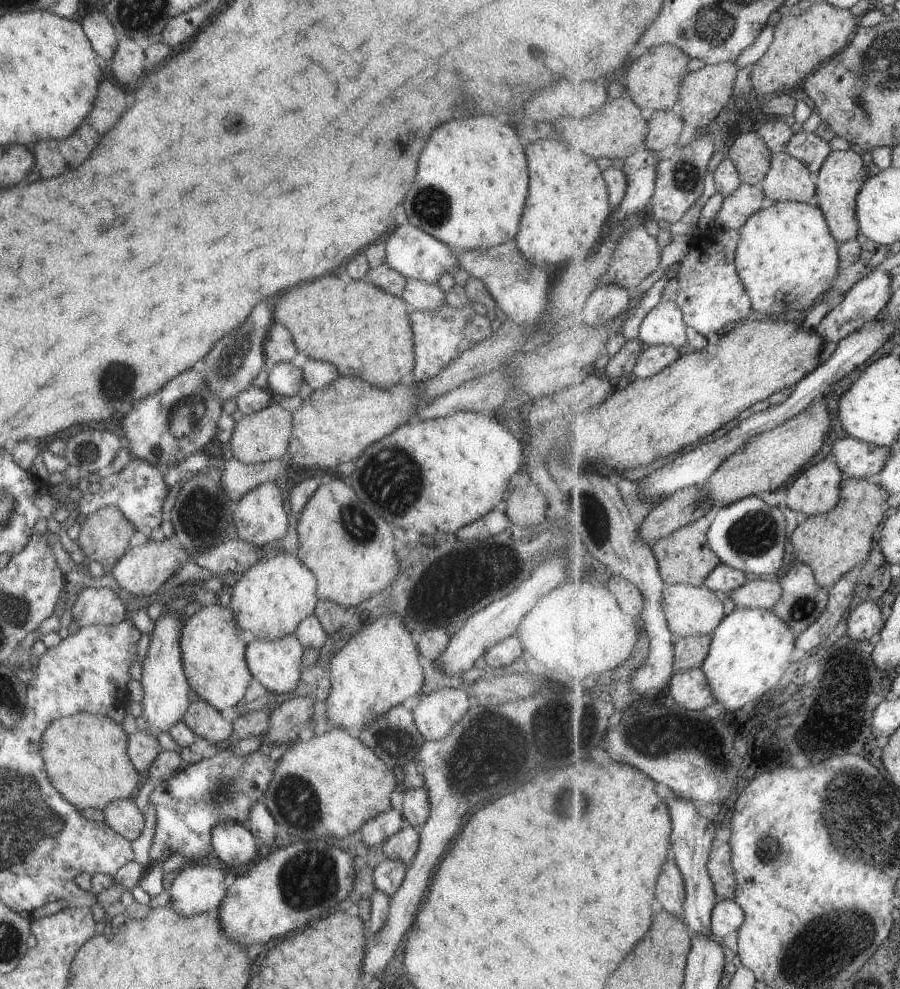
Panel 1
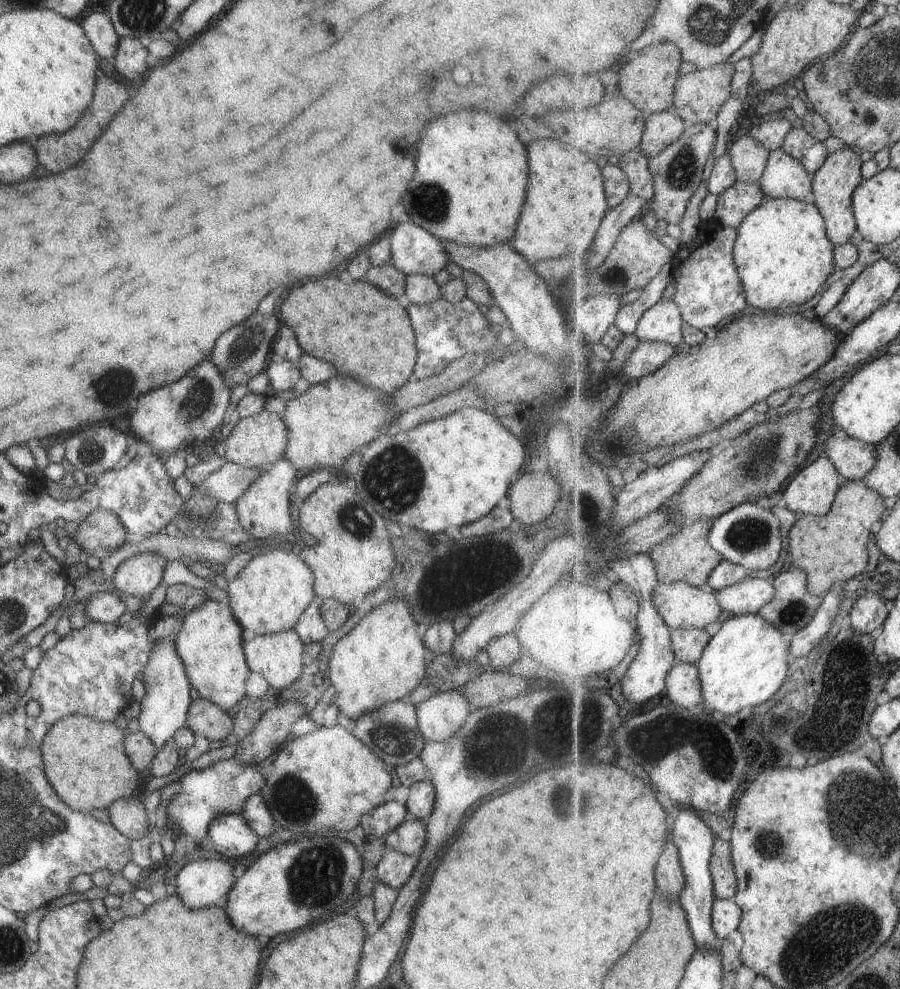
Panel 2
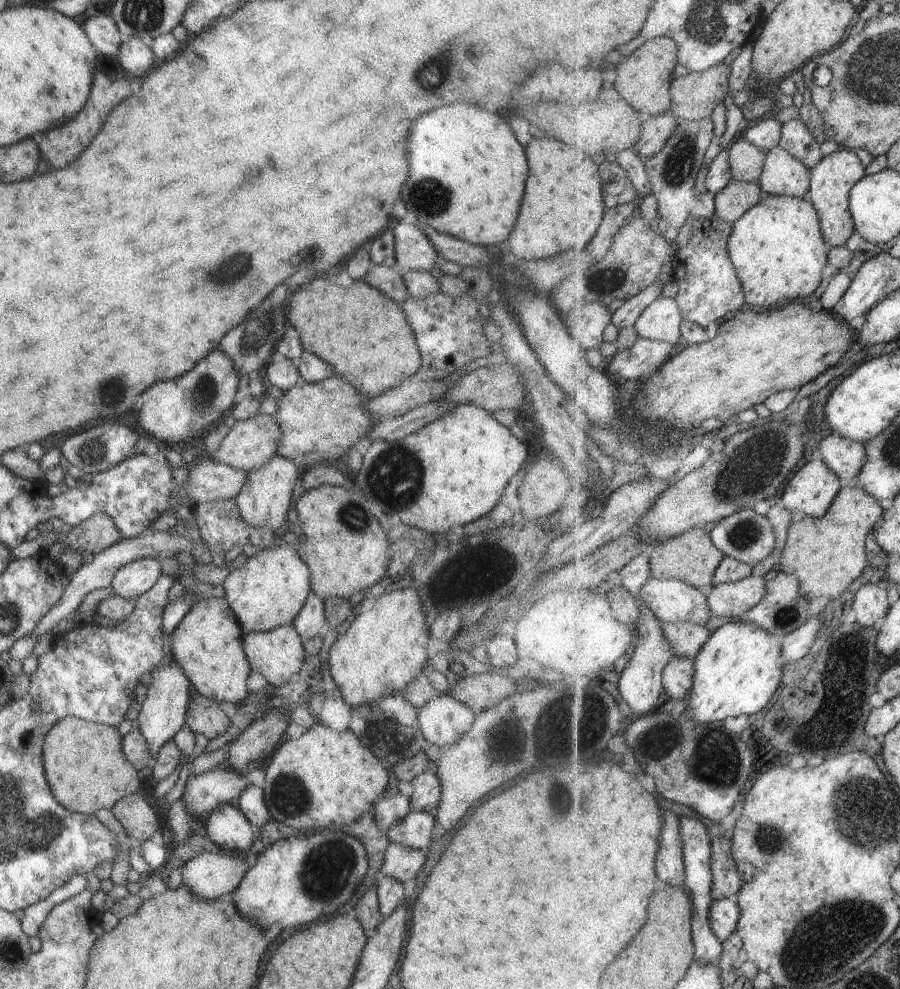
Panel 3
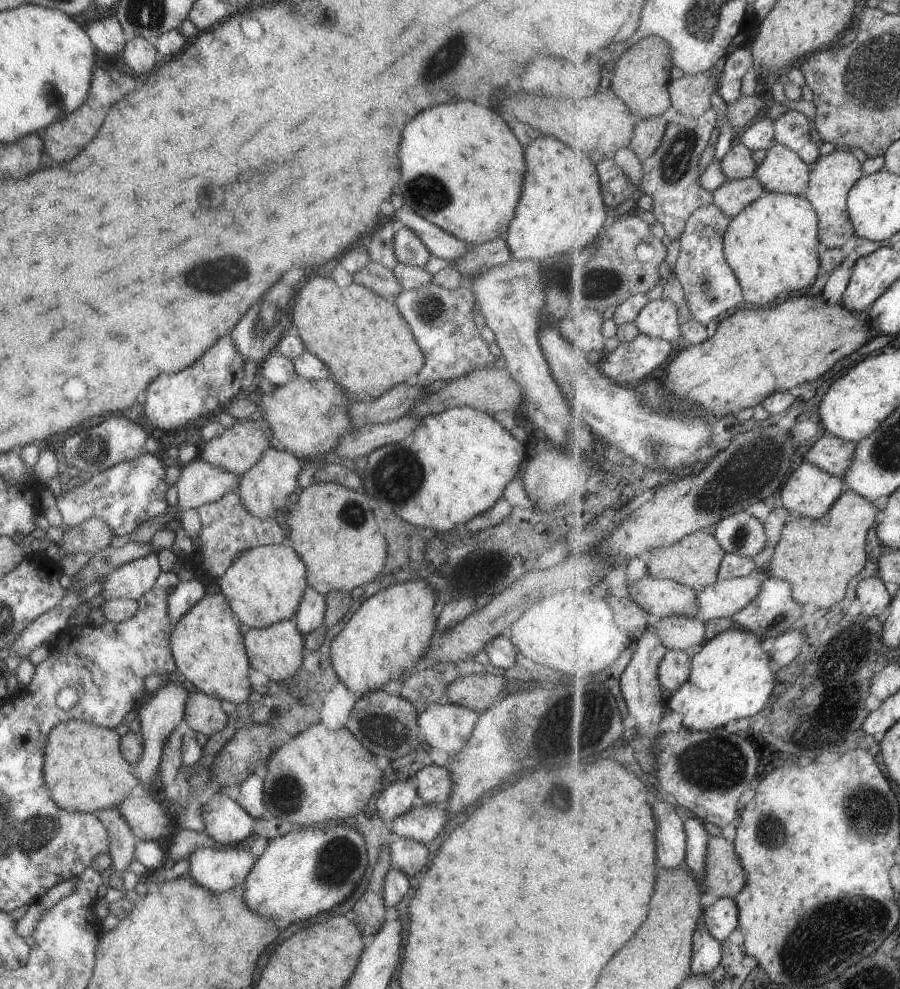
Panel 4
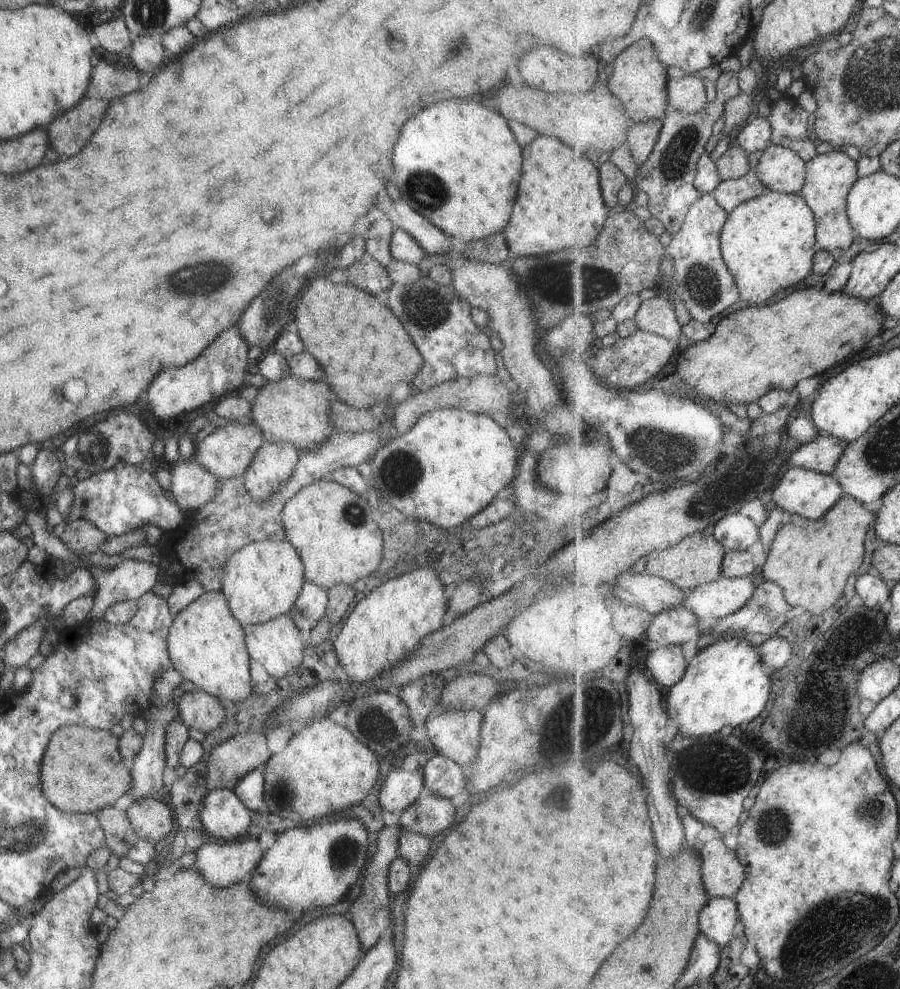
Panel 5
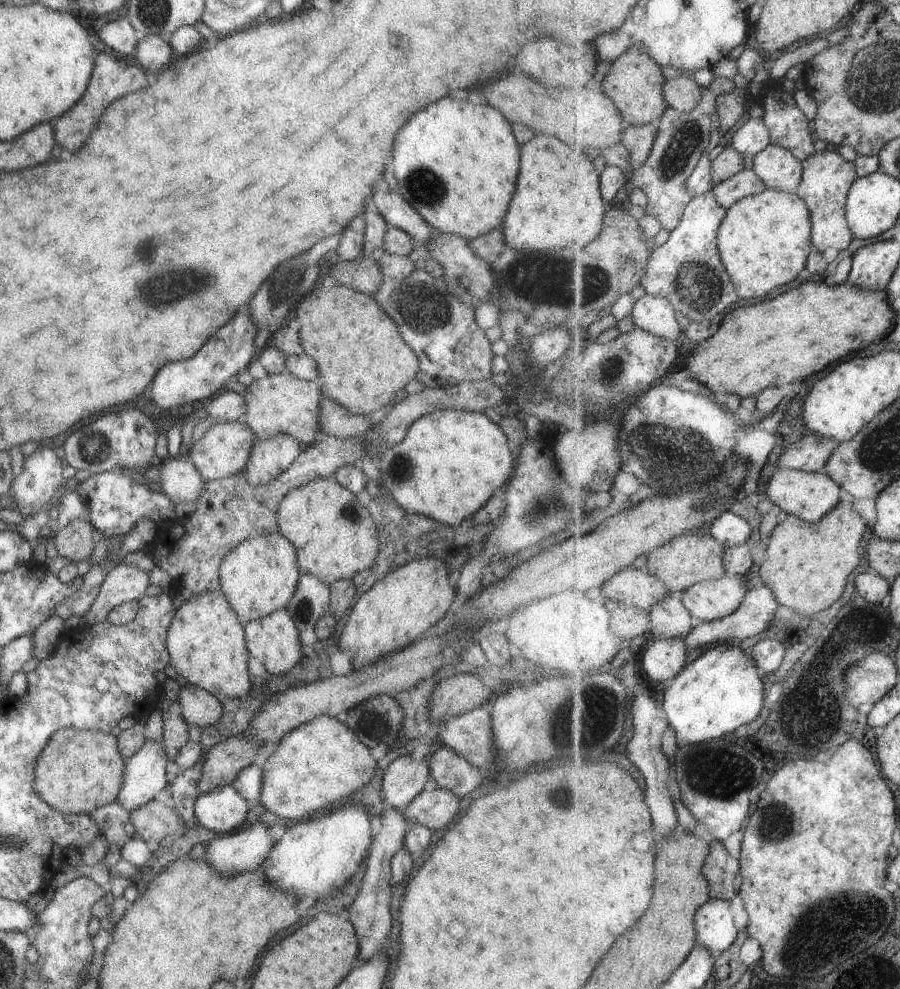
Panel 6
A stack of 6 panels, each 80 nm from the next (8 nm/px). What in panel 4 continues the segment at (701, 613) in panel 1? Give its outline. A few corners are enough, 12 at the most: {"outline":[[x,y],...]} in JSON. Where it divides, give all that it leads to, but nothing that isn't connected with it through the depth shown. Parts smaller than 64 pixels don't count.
{"outline":[[647,574],[628,583],[652,620],[697,618],[690,586]]}

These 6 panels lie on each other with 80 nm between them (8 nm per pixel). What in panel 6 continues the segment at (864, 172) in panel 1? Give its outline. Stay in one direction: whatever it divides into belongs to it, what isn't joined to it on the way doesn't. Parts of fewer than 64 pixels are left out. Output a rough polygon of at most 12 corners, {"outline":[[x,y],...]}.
{"outline":[[829,147],[805,159],[796,194],[821,252],[855,240],[846,216],[860,177]]}

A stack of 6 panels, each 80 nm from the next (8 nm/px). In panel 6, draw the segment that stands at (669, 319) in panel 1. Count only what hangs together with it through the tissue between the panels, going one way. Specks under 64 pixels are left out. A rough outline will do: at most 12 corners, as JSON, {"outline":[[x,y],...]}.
{"outline":[[665,297],[638,298],[637,328],[675,341],[681,336],[676,308]]}

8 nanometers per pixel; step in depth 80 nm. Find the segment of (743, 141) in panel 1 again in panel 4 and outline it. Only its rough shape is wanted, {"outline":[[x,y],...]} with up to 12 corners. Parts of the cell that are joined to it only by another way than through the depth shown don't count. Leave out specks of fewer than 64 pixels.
{"outline":[[741,142],[722,158],[729,181],[756,176],[760,164]]}

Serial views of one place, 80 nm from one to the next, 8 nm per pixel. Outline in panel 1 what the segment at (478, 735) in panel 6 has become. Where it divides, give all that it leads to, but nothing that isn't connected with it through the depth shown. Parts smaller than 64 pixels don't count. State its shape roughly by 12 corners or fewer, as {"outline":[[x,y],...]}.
{"outline":[[463,689],[419,695],[410,709],[424,741],[440,739],[469,708]]}

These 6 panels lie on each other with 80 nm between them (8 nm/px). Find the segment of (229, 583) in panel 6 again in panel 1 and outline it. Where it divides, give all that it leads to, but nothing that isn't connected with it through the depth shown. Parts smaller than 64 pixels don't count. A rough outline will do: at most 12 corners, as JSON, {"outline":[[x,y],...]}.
{"outline":[[278,549],[231,587],[239,630],[280,639],[314,611],[316,580]]}

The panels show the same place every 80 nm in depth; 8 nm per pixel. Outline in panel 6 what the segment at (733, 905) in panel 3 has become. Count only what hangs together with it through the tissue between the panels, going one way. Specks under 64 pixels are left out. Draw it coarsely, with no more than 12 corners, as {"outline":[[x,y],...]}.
{"outline":[[729,899],[696,914],[697,945],[717,960],[737,940]]}

